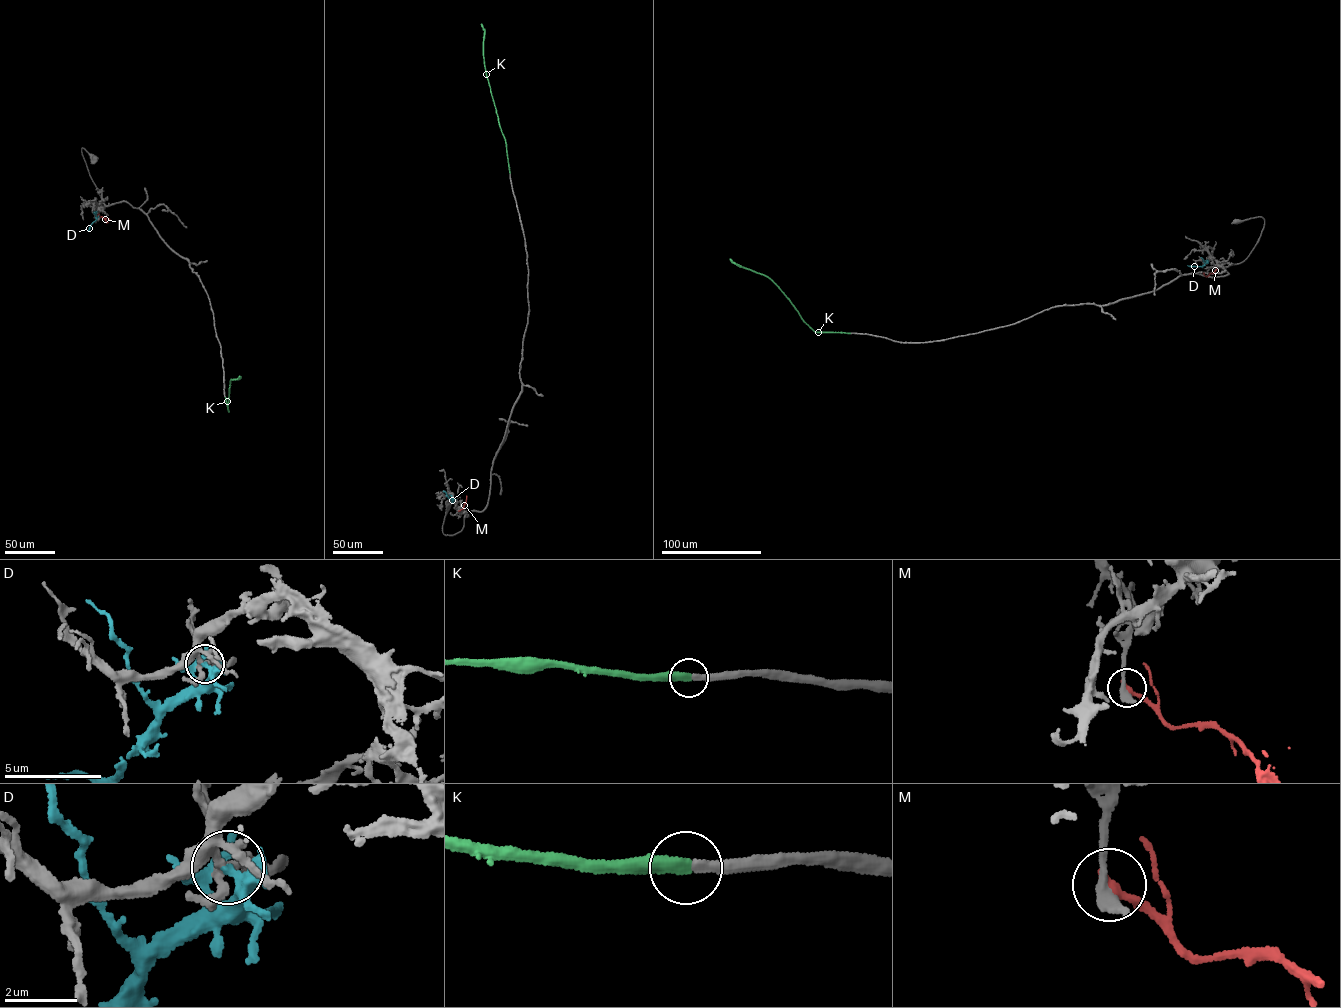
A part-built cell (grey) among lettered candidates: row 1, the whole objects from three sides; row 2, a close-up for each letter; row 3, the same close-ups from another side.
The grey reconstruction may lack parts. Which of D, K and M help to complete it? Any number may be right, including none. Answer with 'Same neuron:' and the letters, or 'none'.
Same neuron: K

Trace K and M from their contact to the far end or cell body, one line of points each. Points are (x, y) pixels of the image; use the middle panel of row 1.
K: (510, 173), (506, 144), (486, 74), (484, 30), (481, 23)
M: (458, 511), (463, 508), (466, 497)

